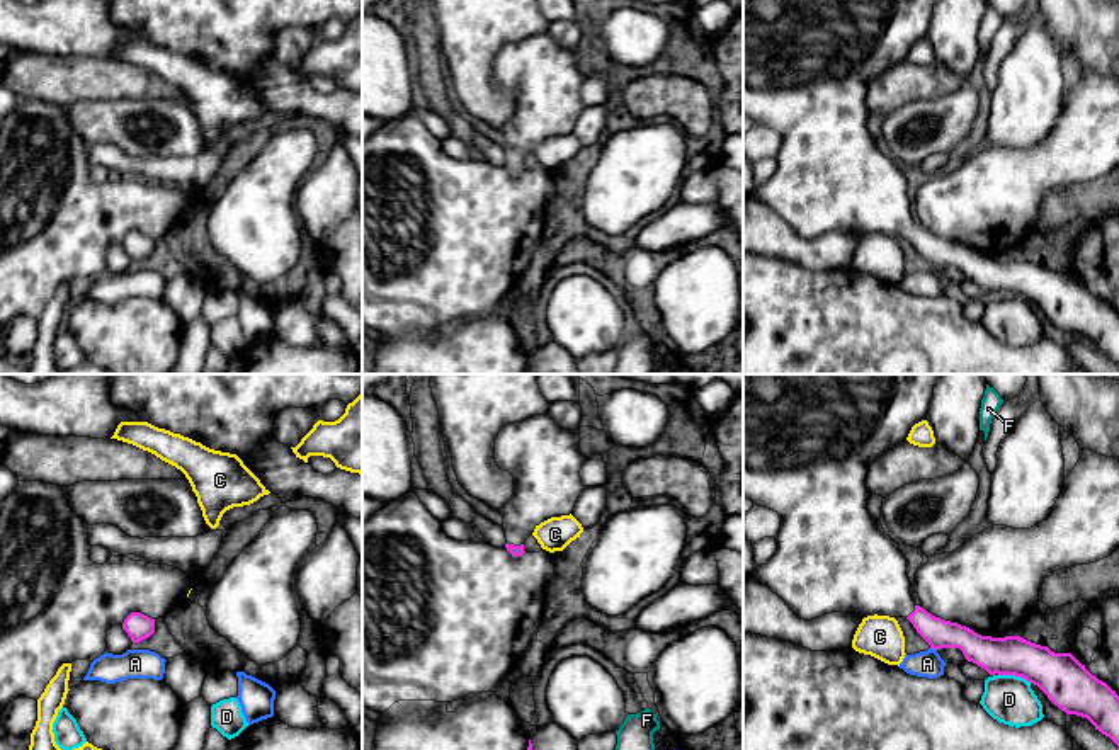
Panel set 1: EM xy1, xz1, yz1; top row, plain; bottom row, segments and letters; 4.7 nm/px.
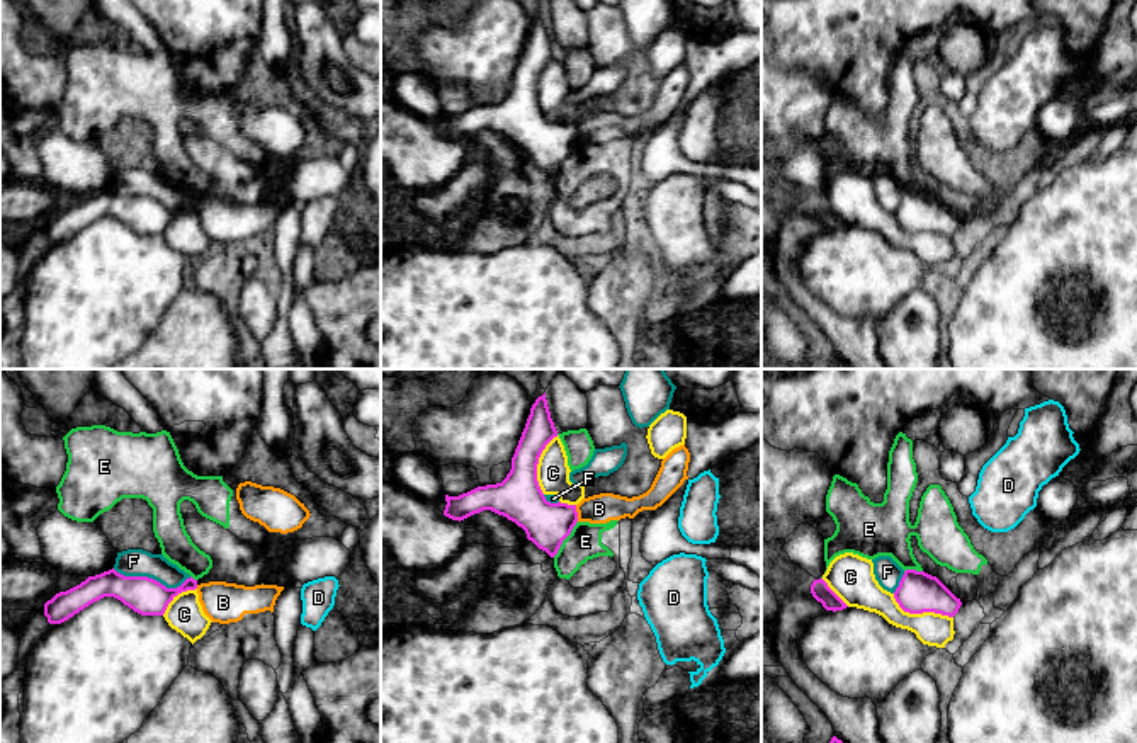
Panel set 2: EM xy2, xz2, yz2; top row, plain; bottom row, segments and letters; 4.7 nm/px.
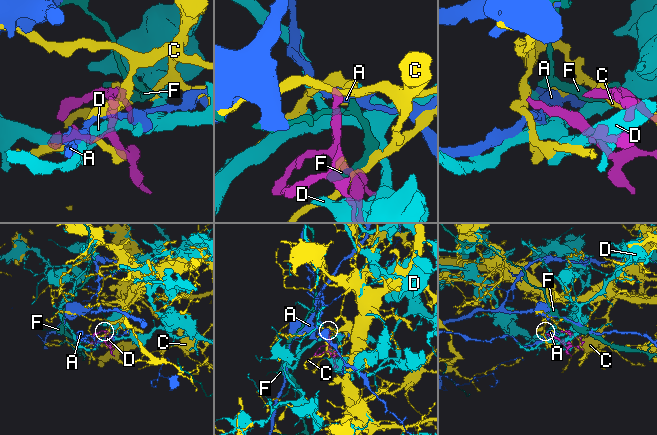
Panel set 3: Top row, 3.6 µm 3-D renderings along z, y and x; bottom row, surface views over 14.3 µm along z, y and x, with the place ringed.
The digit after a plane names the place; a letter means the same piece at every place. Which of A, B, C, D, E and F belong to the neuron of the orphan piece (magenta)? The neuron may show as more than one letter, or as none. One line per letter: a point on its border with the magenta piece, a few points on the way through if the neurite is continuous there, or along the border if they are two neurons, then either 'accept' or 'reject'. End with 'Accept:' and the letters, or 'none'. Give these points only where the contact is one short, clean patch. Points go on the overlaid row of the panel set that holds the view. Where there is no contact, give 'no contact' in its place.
A: yz1 (934, 648) | along yz1 (931, 647), (936, 650) | reject
B: xz2 (576, 514) | along xz2 (575, 505), (578, 521) | reject
C: yz2 (920, 612) | reject
D: yz1 (1016, 676) | along yz1 (999, 674), (1021, 676), (1031, 682) | reject
E: xz2 (565, 538) | along xz2 (576, 521), (553, 556) | reject
F: xy2 (152, 578) | along xy2 (113, 568), (167, 587), (191, 577) | reject
Accept: none

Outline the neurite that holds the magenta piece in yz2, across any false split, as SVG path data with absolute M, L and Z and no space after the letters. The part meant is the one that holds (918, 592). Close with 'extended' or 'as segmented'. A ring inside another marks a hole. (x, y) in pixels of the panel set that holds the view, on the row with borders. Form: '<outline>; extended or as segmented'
M906 570L894 598L904 612L935 612L953 617L962 602L936 576L925 571Z; as segmented

